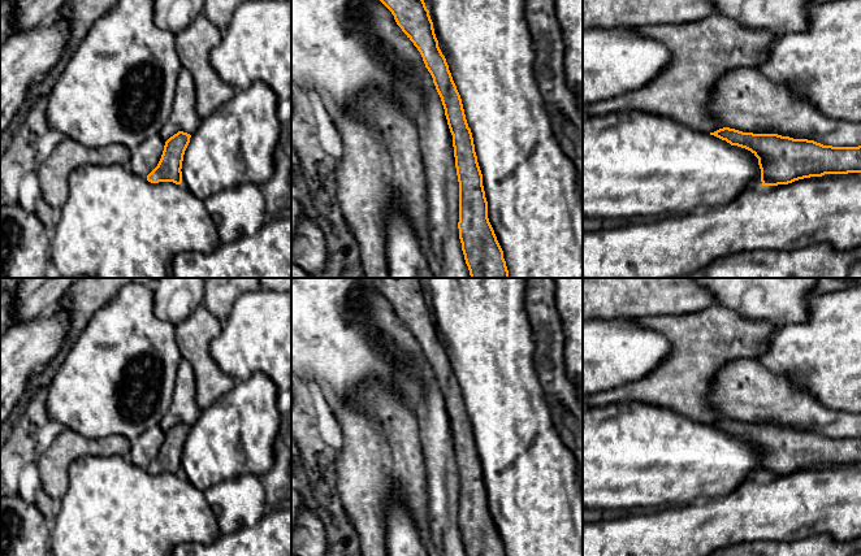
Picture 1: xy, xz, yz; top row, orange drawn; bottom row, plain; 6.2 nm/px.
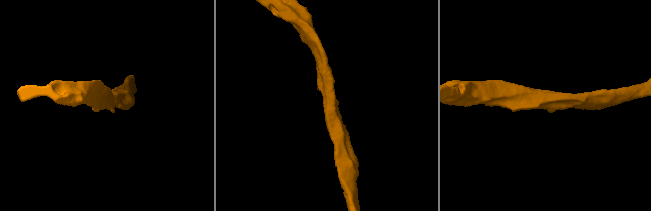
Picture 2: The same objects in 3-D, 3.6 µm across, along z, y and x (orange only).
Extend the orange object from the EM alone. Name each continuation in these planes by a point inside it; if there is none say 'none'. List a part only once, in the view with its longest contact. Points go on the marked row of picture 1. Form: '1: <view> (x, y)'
none

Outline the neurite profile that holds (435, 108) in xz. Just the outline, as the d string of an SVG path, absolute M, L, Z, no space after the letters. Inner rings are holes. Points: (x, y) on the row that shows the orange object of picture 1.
M429 73L420 147L425 170L428 227L437 278L471 278L459 239L459 182L453 135Z

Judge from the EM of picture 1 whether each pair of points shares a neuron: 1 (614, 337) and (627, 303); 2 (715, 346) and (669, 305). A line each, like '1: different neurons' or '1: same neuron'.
1: different neurons
2: different neurons

